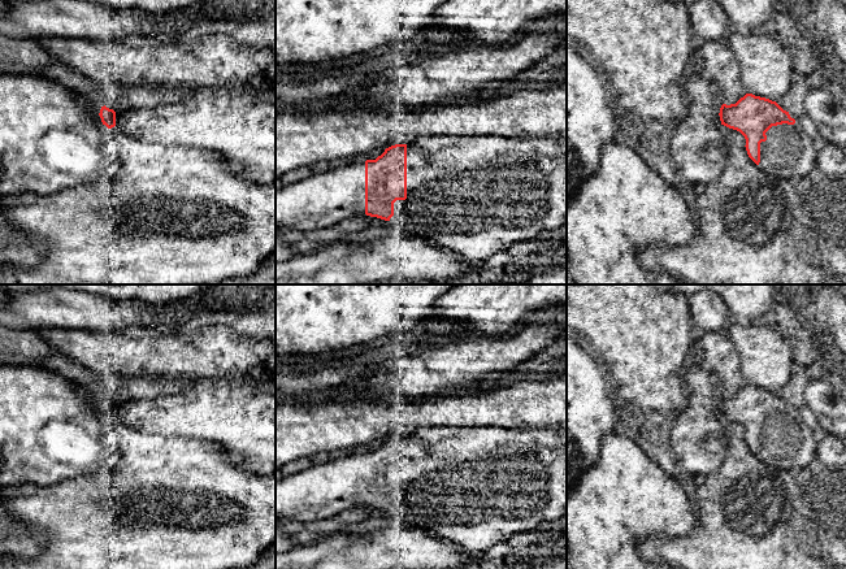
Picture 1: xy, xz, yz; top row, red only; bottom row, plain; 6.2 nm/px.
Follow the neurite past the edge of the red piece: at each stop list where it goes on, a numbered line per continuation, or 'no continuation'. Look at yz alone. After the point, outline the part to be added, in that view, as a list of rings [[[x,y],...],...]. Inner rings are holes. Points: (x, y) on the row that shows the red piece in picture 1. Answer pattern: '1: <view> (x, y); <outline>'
1: yz (789, 152); [[[789,113],[795,120],[794,125],[772,126],[767,133],[767,140],[760,143],[760,162],[758,165],[768,177],[797,179],[804,178],[816,168],[817,147],[814,140],[804,133],[799,118]]]

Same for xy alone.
1: xy (229, 120); [[[247,82],[214,87],[196,86],[194,94],[182,101],[116,113],[114,129],[146,143],[196,145],[200,149],[218,153],[235,174],[243,175],[248,181],[259,183],[276,182],[276,105],[251,92]]]

